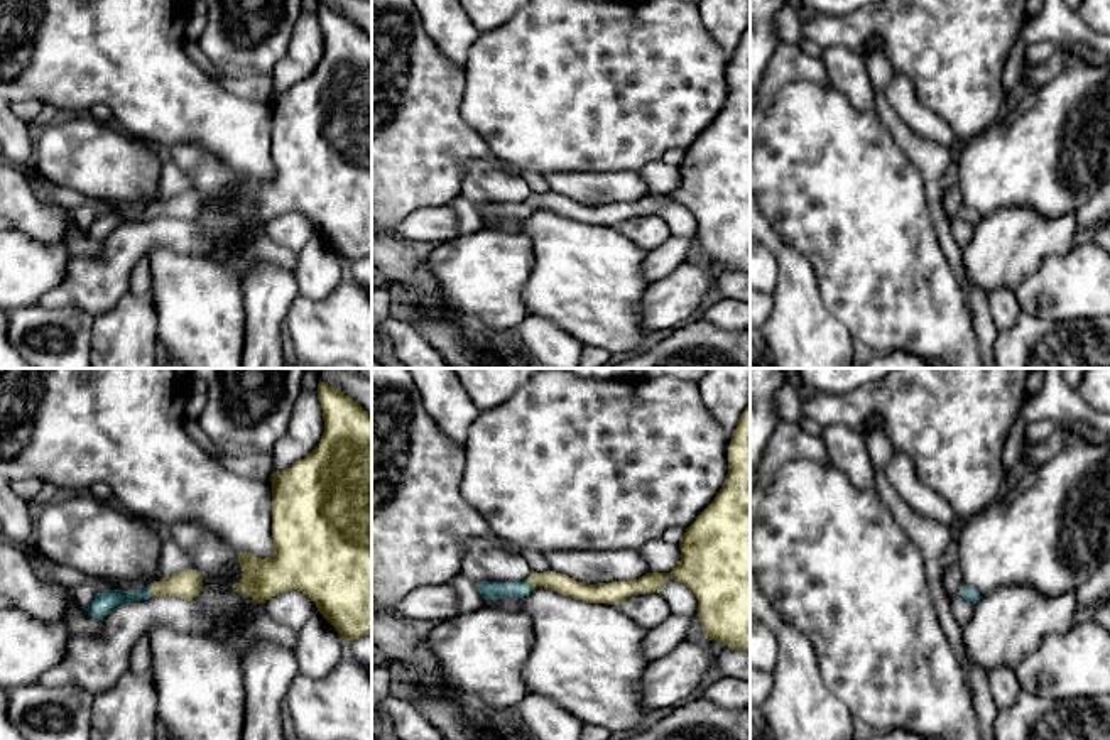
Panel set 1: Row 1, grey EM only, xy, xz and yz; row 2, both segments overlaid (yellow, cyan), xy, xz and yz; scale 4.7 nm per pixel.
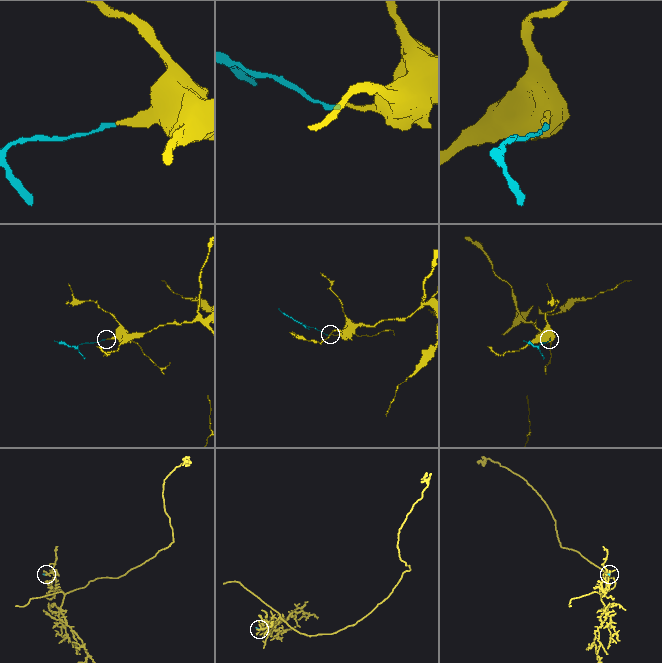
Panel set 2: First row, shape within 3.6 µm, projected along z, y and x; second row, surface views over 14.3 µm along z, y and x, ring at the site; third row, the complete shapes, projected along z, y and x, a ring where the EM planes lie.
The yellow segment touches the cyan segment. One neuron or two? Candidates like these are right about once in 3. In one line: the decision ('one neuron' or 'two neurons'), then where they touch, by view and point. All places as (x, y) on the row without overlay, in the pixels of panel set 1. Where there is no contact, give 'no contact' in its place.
one neuron; contact xy (151, 212)

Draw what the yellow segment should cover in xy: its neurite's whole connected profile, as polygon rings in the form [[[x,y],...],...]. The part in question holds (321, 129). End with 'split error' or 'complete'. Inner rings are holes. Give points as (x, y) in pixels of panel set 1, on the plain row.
[[[321,2],[316,15],[324,42],[318,68],[270,100],[274,174],[260,181],[240,172],[243,198],[231,211],[257,225],[299,211],[348,264],[372,255],[372,37]]]; complete

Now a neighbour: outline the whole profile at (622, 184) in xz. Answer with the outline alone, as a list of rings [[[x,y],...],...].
[[[635,169],[605,172],[549,172],[551,193],[566,196],[579,204],[598,206],[632,203],[649,194],[649,188]]]

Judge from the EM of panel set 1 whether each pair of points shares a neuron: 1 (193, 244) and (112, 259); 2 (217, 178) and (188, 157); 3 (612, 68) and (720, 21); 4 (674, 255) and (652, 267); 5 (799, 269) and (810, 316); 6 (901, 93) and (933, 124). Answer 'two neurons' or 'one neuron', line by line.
1: one neuron
2: one neuron
3: two neurons
4: one neuron
5: one neuron
6: one neuron

